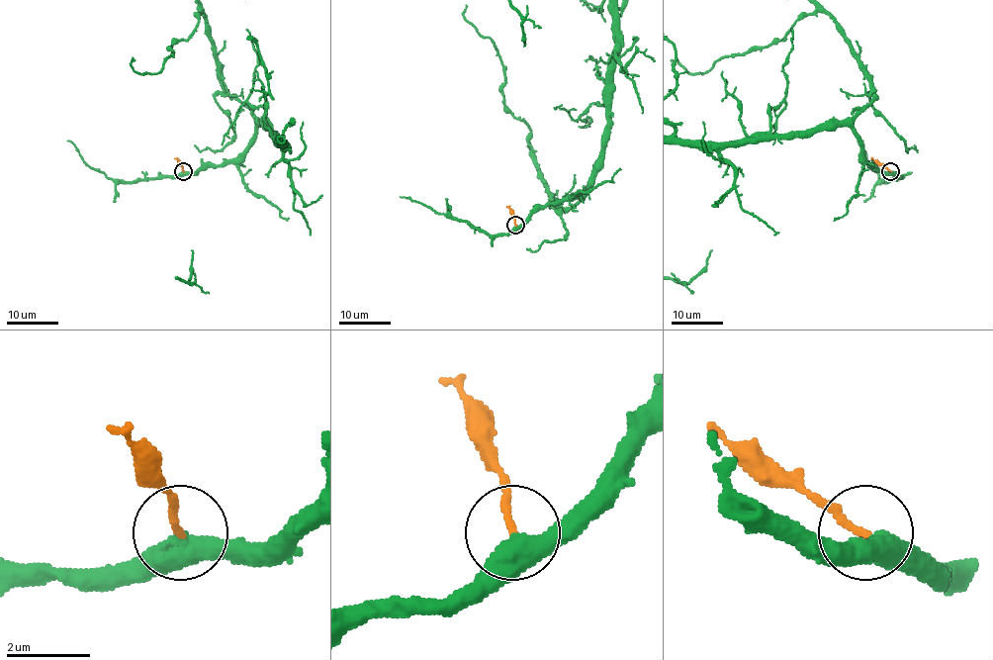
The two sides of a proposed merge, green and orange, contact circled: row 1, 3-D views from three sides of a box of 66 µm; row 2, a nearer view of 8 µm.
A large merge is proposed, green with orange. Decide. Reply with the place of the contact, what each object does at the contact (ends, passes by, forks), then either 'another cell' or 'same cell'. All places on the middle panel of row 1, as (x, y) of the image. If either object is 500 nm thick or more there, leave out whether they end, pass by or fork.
place (515, 225); green passes by; orange ends; same cell

